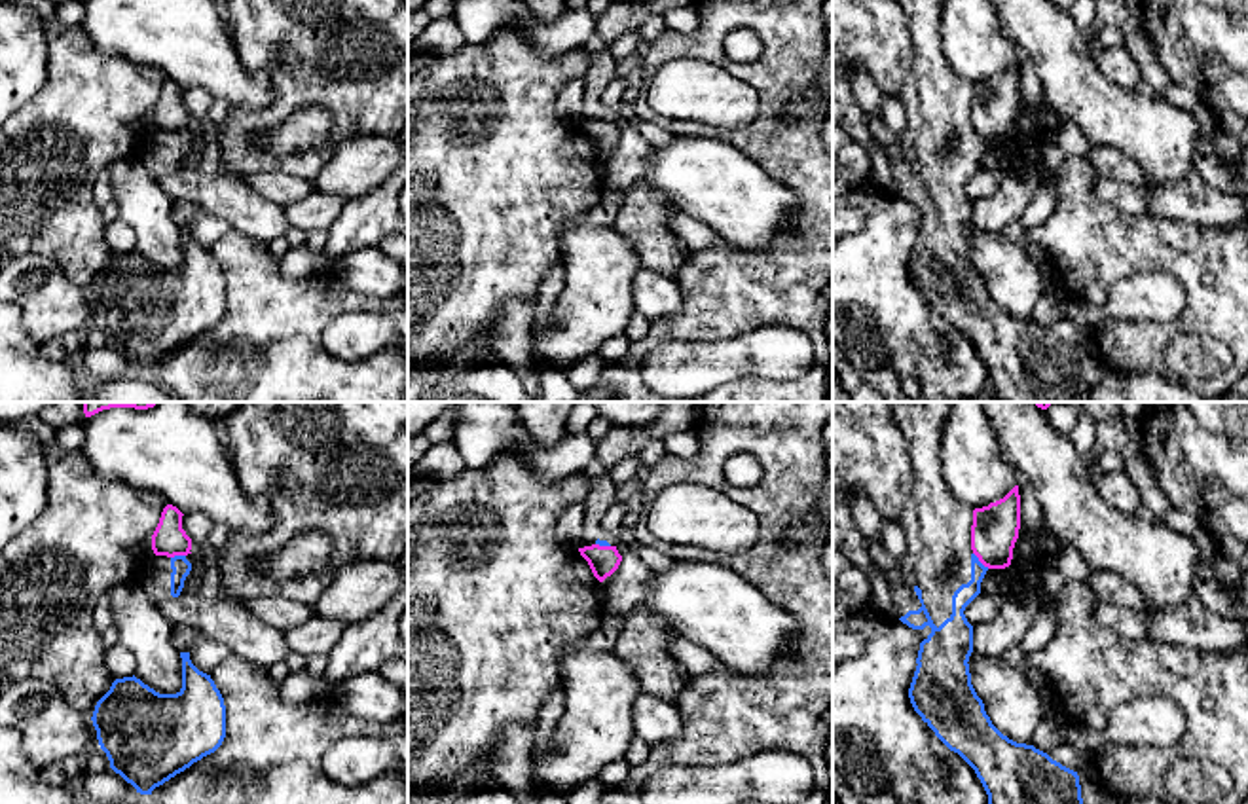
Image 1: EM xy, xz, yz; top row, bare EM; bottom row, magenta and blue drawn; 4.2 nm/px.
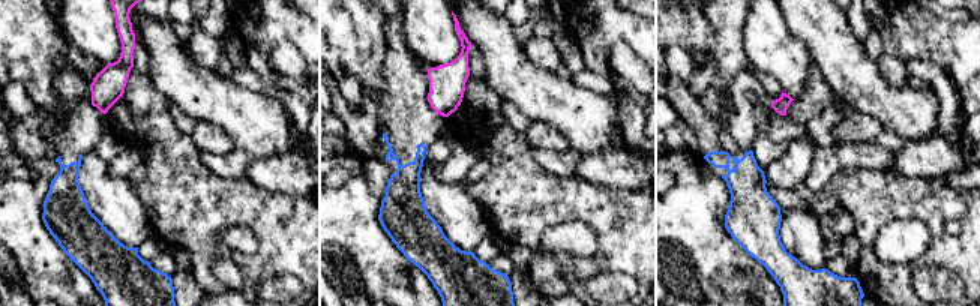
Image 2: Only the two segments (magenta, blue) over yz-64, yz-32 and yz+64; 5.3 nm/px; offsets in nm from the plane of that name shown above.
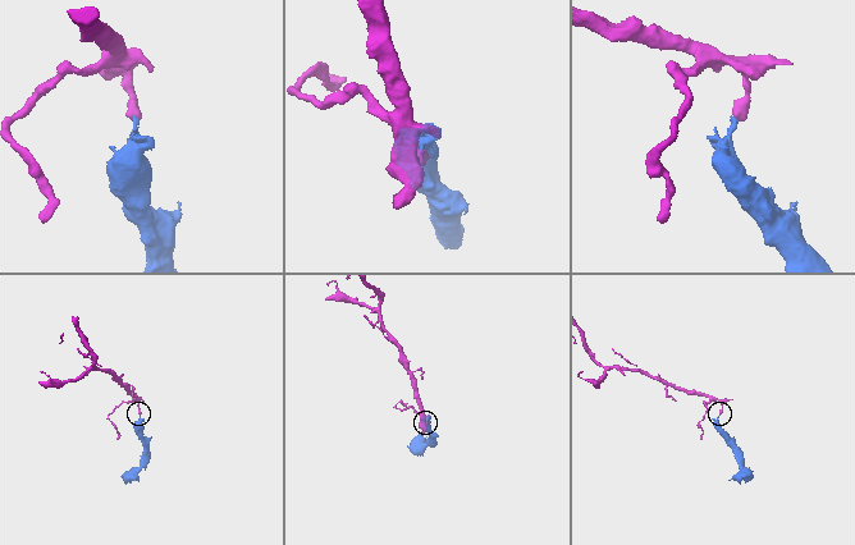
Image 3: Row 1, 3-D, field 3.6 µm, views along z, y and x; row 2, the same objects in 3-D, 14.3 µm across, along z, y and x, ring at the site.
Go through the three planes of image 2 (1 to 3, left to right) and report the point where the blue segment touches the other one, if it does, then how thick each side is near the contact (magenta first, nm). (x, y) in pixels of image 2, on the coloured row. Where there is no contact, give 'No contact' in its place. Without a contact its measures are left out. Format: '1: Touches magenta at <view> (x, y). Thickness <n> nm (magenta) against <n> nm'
1: No contact
2: No contact
3: No contact

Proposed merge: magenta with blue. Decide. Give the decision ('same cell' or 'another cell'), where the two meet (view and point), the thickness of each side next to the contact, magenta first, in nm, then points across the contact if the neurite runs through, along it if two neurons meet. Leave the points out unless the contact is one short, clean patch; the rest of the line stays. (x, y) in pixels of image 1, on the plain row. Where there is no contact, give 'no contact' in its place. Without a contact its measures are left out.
another cell; meets magenta in yz at (981, 137); 200 nm thick on the magenta side, 80 nm on the other; border along yz (973, 127), (989, 143)

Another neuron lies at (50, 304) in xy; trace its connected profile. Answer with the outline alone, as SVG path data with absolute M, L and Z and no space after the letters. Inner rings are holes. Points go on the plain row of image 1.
M42 254L0 262L0 300L21 309L25 332L40 343L85 330L97 319L91 292L74 286L61 265Z

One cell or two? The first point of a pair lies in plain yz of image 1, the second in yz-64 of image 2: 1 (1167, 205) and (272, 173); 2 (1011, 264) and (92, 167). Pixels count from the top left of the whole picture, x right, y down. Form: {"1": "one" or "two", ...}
{"1": "one", "2": "one"}

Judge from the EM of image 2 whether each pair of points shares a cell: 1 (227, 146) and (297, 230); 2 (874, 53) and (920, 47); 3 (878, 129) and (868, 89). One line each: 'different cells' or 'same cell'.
1: different cells
2: different cells
3: different cells

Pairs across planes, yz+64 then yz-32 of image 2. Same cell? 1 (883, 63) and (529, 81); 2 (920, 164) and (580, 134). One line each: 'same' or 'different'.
1: different
2: different

